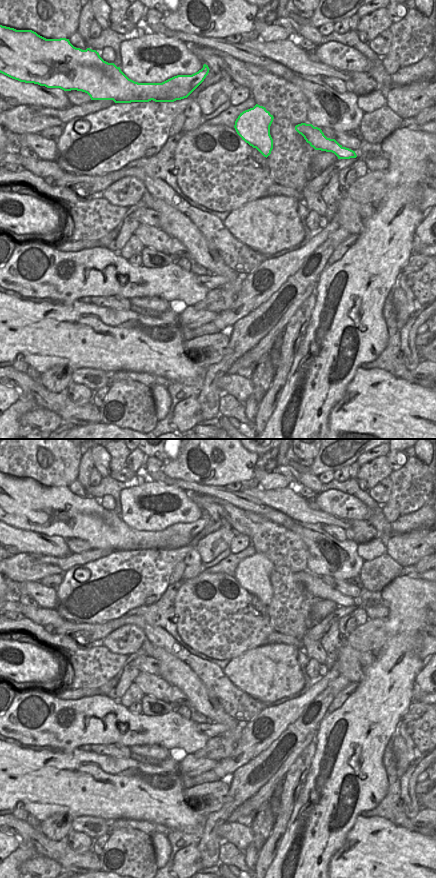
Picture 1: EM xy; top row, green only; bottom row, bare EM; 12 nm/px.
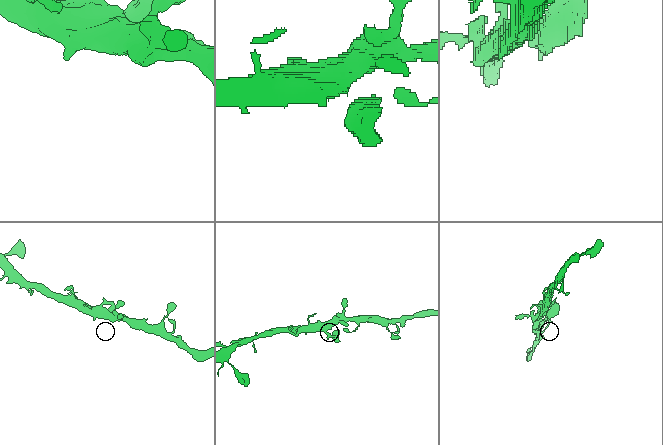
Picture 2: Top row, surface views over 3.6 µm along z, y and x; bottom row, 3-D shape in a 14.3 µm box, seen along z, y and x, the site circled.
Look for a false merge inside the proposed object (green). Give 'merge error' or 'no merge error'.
no merge error

